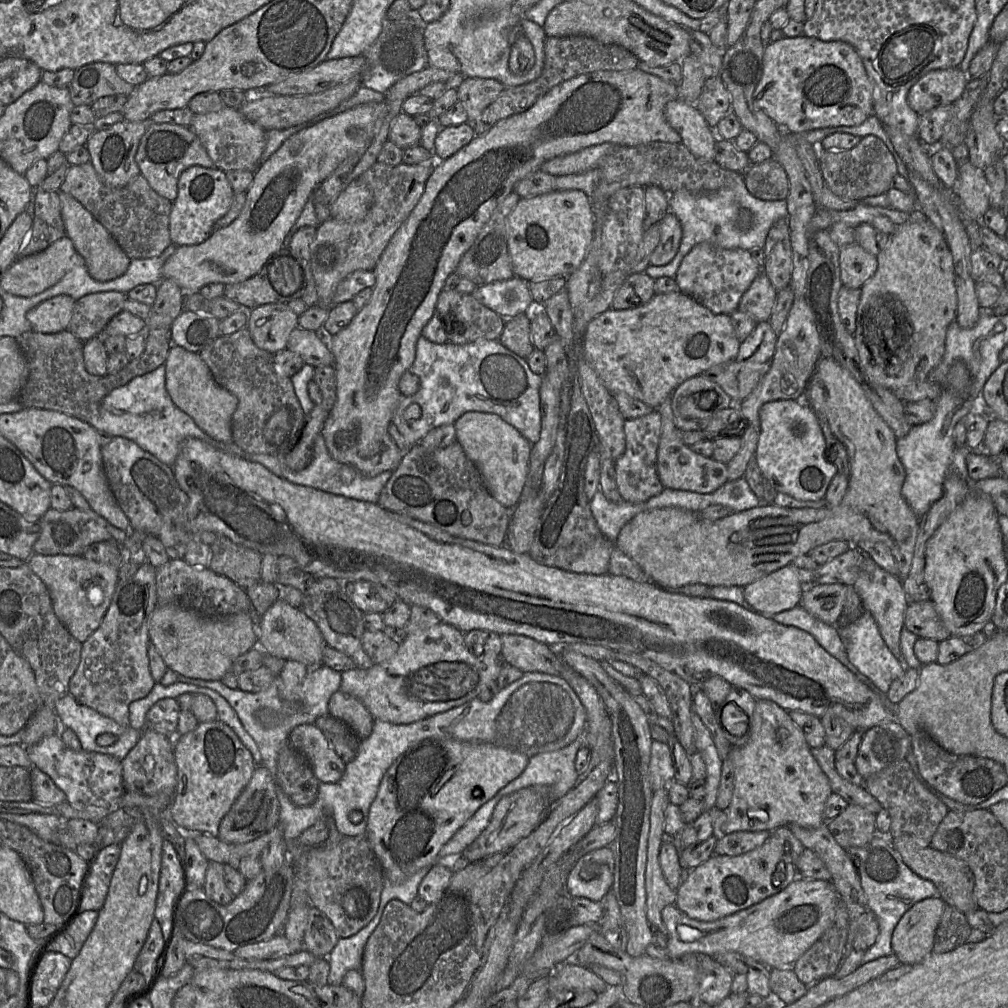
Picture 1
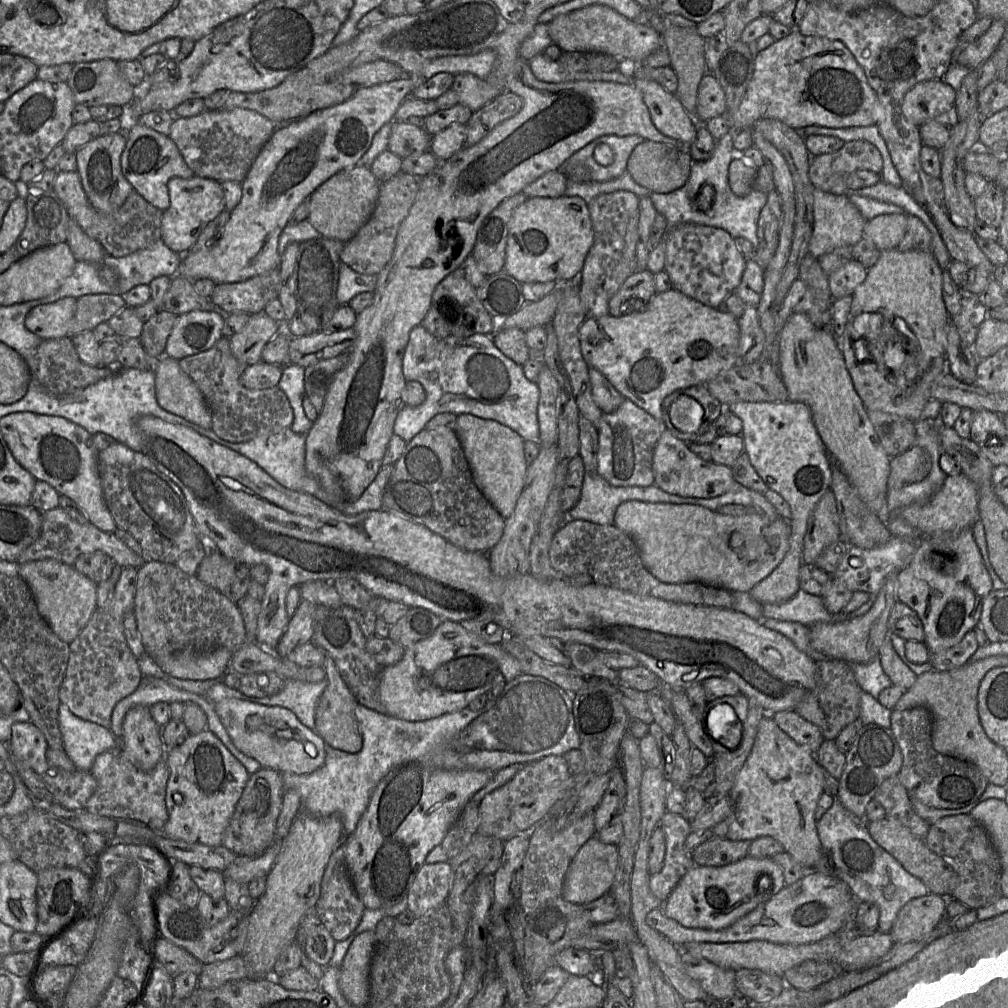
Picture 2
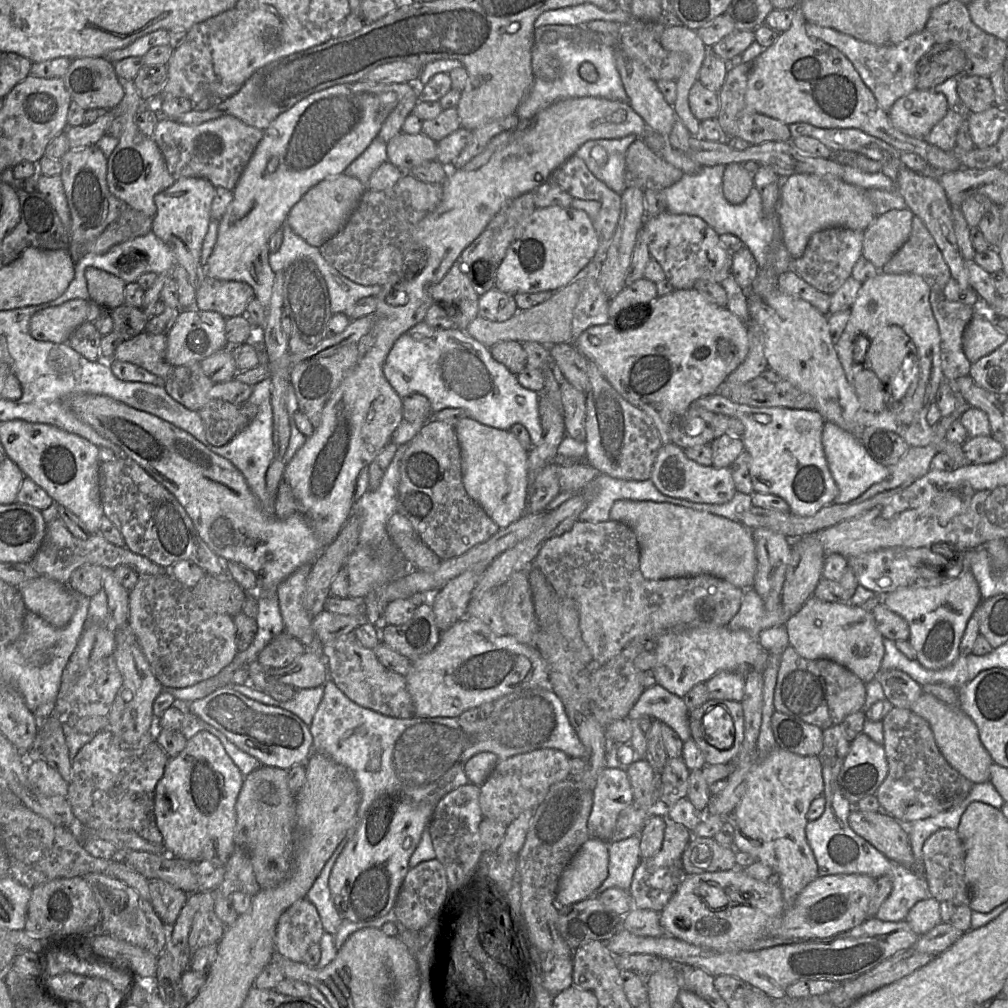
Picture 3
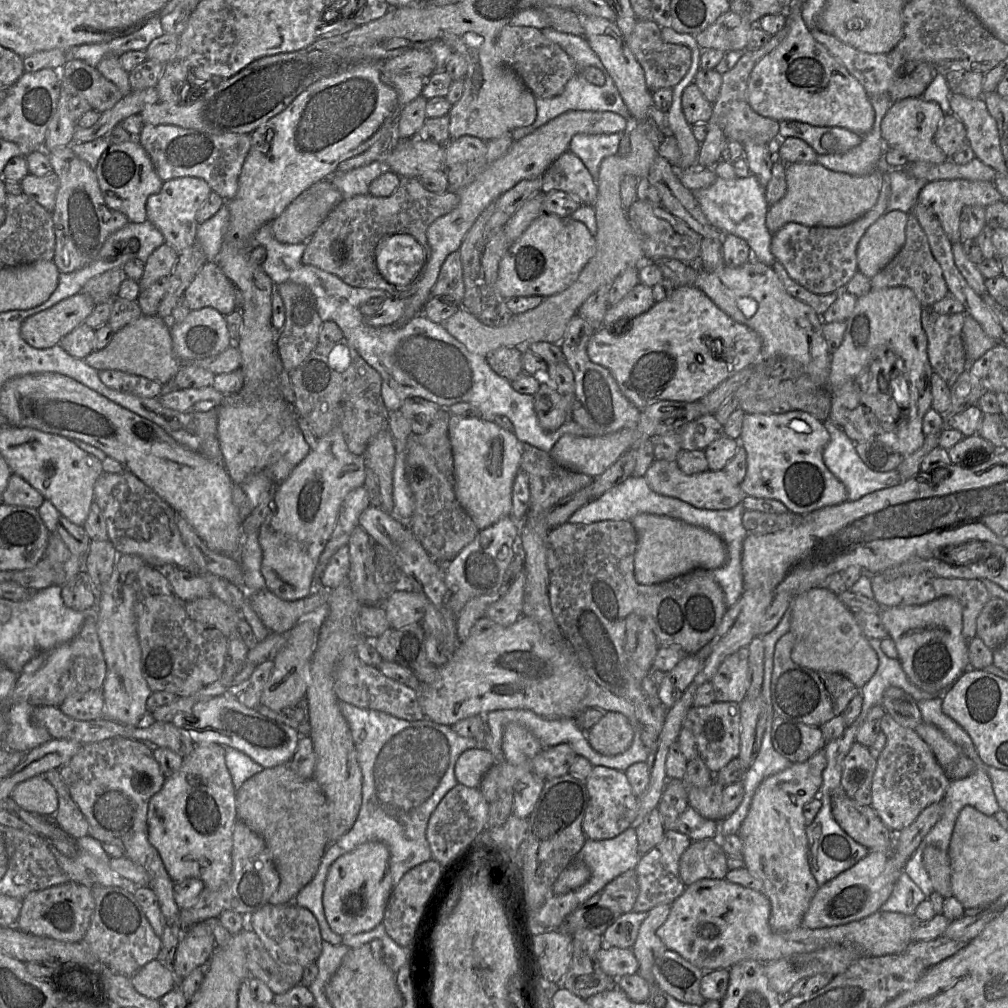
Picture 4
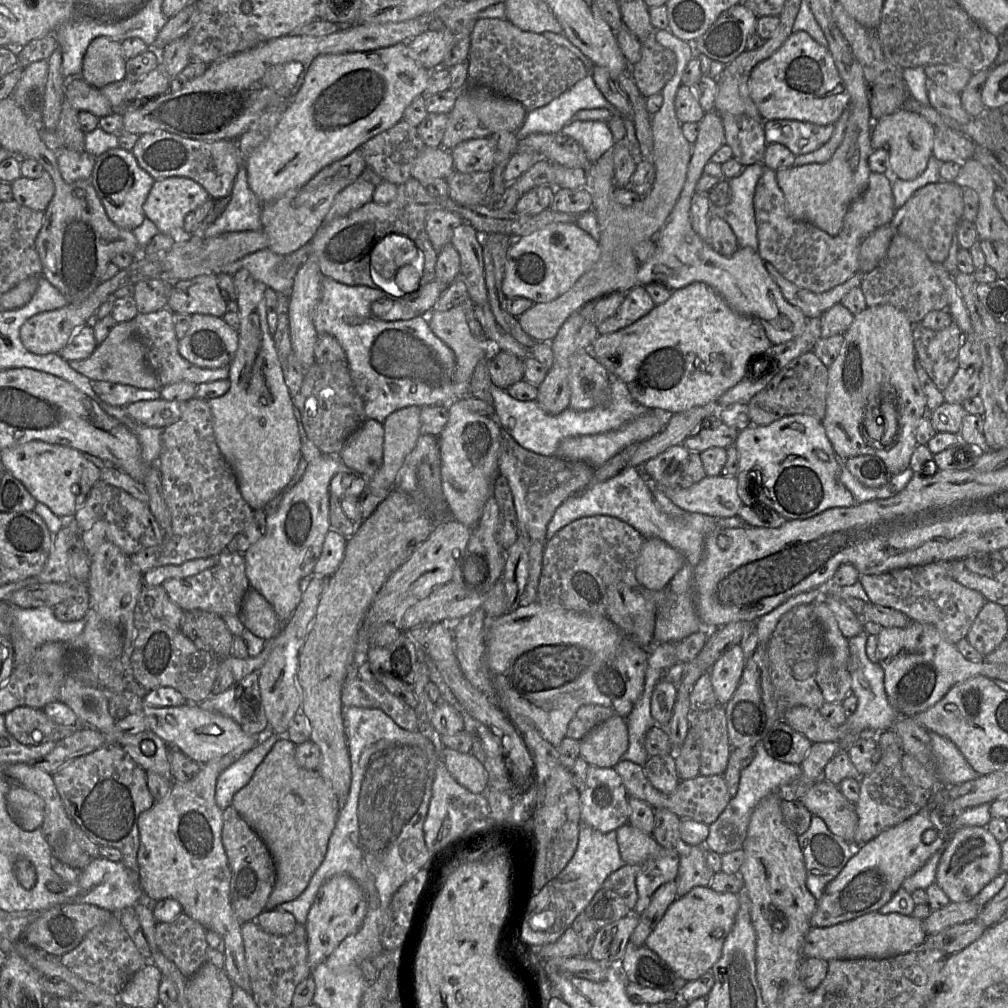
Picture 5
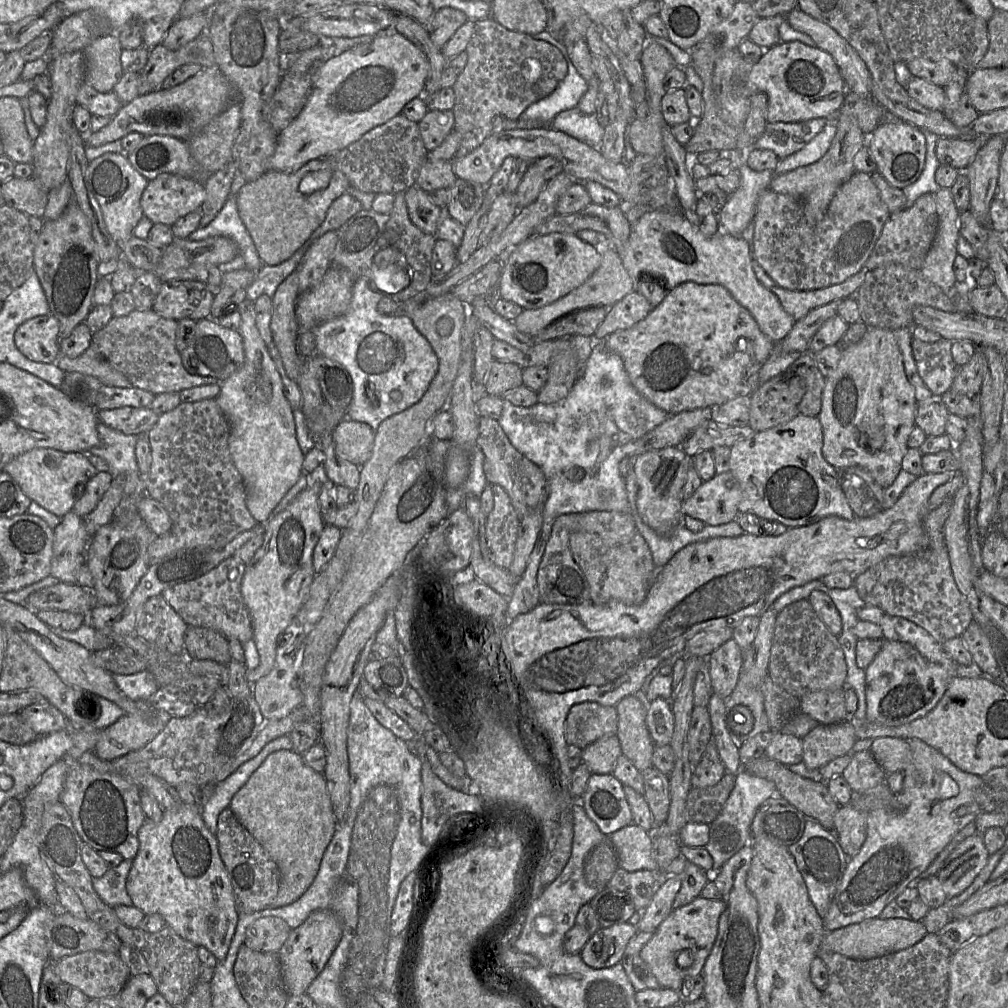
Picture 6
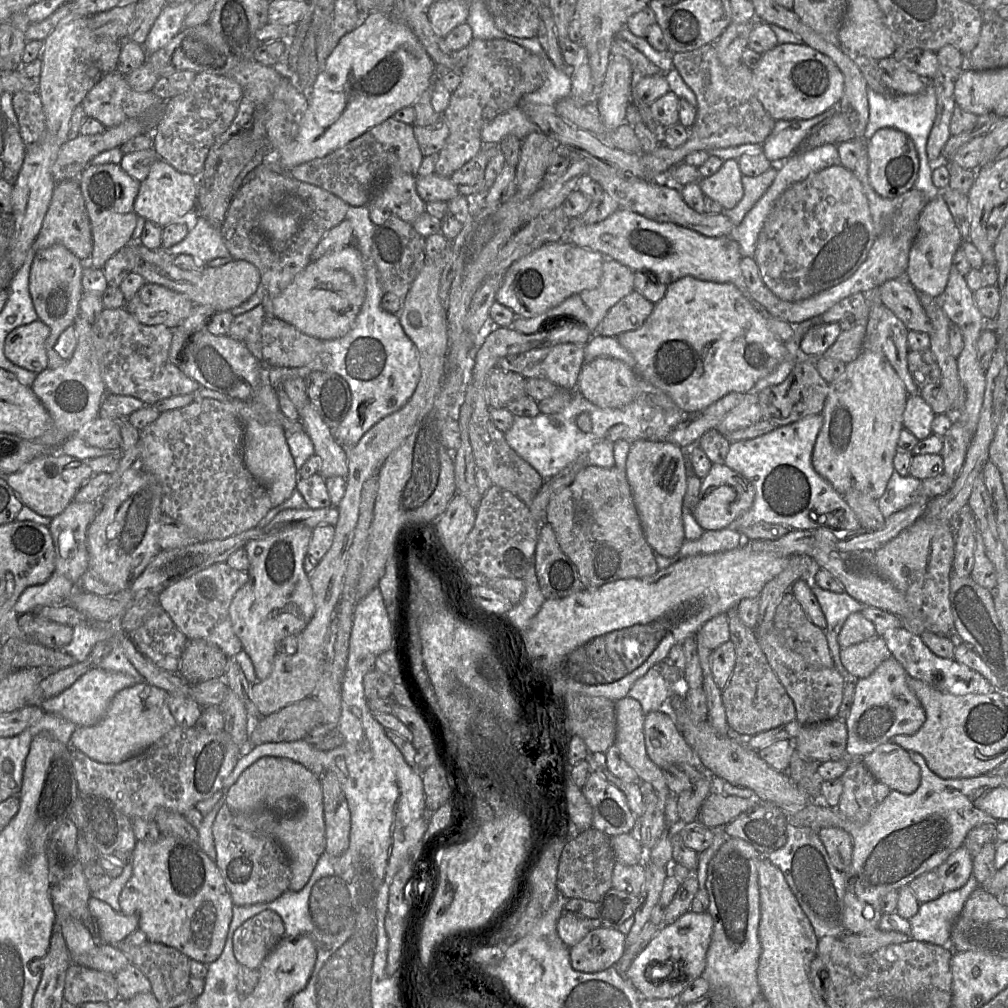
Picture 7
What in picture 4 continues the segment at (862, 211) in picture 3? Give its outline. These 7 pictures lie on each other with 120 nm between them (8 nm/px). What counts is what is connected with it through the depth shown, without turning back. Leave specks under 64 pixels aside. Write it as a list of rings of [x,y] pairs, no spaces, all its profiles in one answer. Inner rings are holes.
[[[796,163],[785,167],[786,193],[769,207],[766,226],[771,234],[787,223],[809,227],[843,227],[860,218],[877,202],[882,183],[878,169],[864,176],[834,172],[816,163]]]

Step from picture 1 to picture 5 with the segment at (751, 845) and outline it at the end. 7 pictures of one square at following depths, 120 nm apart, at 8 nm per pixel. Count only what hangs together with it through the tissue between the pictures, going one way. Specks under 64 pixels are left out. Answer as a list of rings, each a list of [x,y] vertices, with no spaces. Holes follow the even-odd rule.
[[[694,845],[682,850],[676,877],[677,897],[694,887],[709,885],[715,873],[706,862],[706,849],[705,845]]]

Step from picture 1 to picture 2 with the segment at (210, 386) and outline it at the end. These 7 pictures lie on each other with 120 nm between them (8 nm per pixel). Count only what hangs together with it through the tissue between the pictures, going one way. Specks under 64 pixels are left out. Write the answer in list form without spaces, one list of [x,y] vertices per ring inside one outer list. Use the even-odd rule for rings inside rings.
[[[163,356],[154,366],[158,404],[165,411],[204,429],[211,429],[211,411],[193,380],[182,371],[179,361]]]

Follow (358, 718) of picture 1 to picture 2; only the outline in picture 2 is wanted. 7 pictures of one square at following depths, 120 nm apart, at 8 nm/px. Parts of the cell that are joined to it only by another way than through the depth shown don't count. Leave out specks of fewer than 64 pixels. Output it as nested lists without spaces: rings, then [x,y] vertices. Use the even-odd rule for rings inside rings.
[[[328,654],[325,656],[323,667],[326,671],[328,686],[317,703],[315,731],[327,745],[346,752],[356,753],[361,750],[363,745],[363,737],[355,717],[355,709],[359,702],[342,679],[334,660]]]

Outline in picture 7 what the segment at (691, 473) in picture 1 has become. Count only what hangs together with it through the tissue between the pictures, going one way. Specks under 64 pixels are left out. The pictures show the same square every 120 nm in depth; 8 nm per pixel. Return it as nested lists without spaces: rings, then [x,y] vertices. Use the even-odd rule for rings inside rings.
[[[713,463],[708,475],[702,480],[694,517],[705,531],[722,530],[733,526],[737,519],[750,509],[754,498],[755,487],[749,480],[725,464]]]

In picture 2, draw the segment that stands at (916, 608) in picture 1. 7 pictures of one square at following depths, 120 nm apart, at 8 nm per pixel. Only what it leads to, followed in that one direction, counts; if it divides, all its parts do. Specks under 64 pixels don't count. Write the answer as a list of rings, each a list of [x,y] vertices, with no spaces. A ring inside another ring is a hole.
[[[896,602],[888,617],[888,633],[905,640],[924,642],[923,625],[917,613],[908,605]]]

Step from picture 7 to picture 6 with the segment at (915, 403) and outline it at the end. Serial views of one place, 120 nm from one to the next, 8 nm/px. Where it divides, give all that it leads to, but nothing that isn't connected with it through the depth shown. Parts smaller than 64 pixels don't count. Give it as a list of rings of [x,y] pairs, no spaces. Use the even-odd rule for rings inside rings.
[[[937,397],[920,401],[917,403],[915,426],[920,427],[927,436],[940,436],[945,433],[946,421],[949,414],[945,405]]]

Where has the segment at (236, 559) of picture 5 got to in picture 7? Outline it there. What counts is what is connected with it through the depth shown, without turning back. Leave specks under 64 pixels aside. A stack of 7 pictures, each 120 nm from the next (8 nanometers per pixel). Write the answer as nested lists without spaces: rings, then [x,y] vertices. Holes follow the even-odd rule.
[[[226,562],[216,563],[165,588],[159,594],[159,604],[187,639],[205,639],[217,645],[228,658],[234,657],[243,648],[240,639],[232,628],[229,607],[237,591],[247,583],[248,579],[249,576],[246,571],[233,569]]]

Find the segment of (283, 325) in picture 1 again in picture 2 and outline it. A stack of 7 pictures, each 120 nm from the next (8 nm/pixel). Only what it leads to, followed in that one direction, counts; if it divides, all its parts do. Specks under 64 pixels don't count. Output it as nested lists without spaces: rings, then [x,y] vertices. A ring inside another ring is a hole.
[[[264,311],[252,314],[244,328],[229,338],[232,354],[248,366],[262,362],[263,348],[282,329],[283,323],[273,320]]]

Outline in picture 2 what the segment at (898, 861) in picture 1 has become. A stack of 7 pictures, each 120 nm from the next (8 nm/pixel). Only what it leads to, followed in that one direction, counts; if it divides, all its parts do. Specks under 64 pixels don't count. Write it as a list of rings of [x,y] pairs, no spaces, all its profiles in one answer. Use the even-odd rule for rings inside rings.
[[[837,795],[833,797],[833,805],[816,823],[823,851],[830,859],[834,875],[848,884],[858,902],[872,902],[879,907],[878,930],[888,933],[899,912],[909,901],[927,896],[931,892],[920,879],[906,871],[873,840],[864,820],[845,809]]]

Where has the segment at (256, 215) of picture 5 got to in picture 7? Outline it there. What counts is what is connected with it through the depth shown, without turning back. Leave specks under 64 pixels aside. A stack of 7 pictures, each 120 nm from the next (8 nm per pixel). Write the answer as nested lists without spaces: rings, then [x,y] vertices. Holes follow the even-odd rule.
[[[199,216],[191,221],[190,230],[180,242],[164,250],[171,255],[190,255],[200,263],[207,263],[215,258],[229,256],[229,251],[223,241],[220,227],[214,227],[208,220]]]

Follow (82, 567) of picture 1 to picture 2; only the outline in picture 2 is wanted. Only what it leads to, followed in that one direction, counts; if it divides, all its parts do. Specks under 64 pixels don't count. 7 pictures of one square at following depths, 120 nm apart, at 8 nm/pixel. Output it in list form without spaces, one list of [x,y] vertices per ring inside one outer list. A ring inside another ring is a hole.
[[[55,559],[21,564],[18,575],[28,585],[41,617],[60,640],[70,644],[97,609],[98,585],[78,572],[73,565],[63,564]]]

